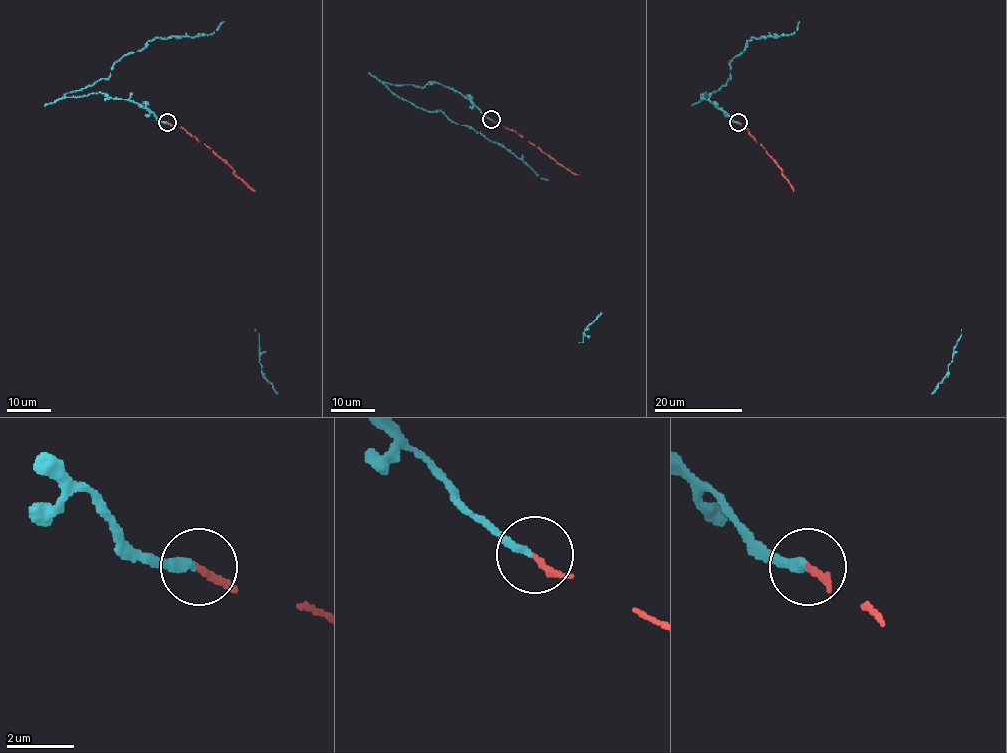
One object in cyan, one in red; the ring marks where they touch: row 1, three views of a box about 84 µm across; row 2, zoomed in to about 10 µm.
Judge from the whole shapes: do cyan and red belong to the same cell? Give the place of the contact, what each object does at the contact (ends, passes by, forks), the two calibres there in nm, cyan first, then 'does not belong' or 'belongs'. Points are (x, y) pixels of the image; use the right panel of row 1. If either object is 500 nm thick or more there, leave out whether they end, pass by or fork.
at (738, 122); cyan ends there; red ends there; 280 nm thick on the cyan side, 200 nm on the other; belongs

